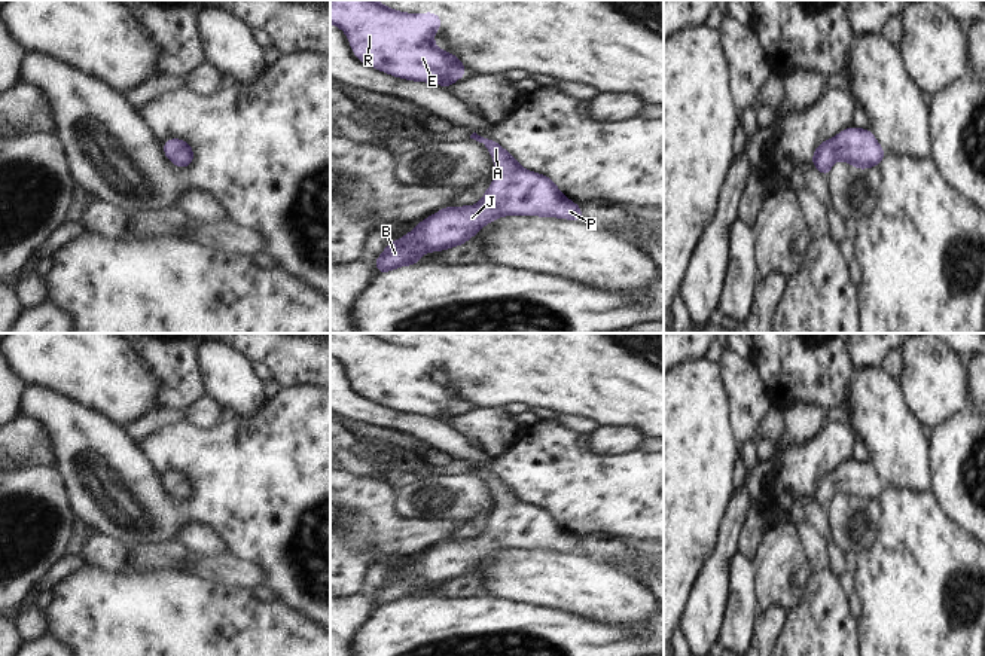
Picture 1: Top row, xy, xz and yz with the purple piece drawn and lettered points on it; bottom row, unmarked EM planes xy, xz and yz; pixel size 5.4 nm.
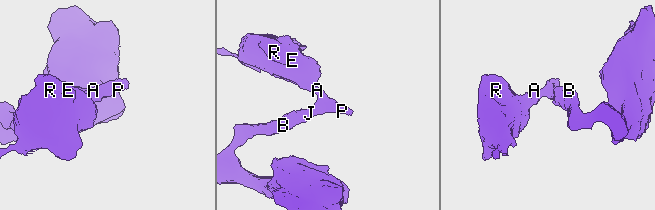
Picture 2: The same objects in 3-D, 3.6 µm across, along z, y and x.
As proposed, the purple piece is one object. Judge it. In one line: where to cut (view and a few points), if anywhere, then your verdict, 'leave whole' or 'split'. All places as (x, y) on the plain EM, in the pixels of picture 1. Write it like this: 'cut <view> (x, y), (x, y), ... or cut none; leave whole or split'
cut none; leave whole

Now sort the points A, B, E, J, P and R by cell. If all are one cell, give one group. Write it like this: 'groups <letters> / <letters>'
groups A B E J P R

